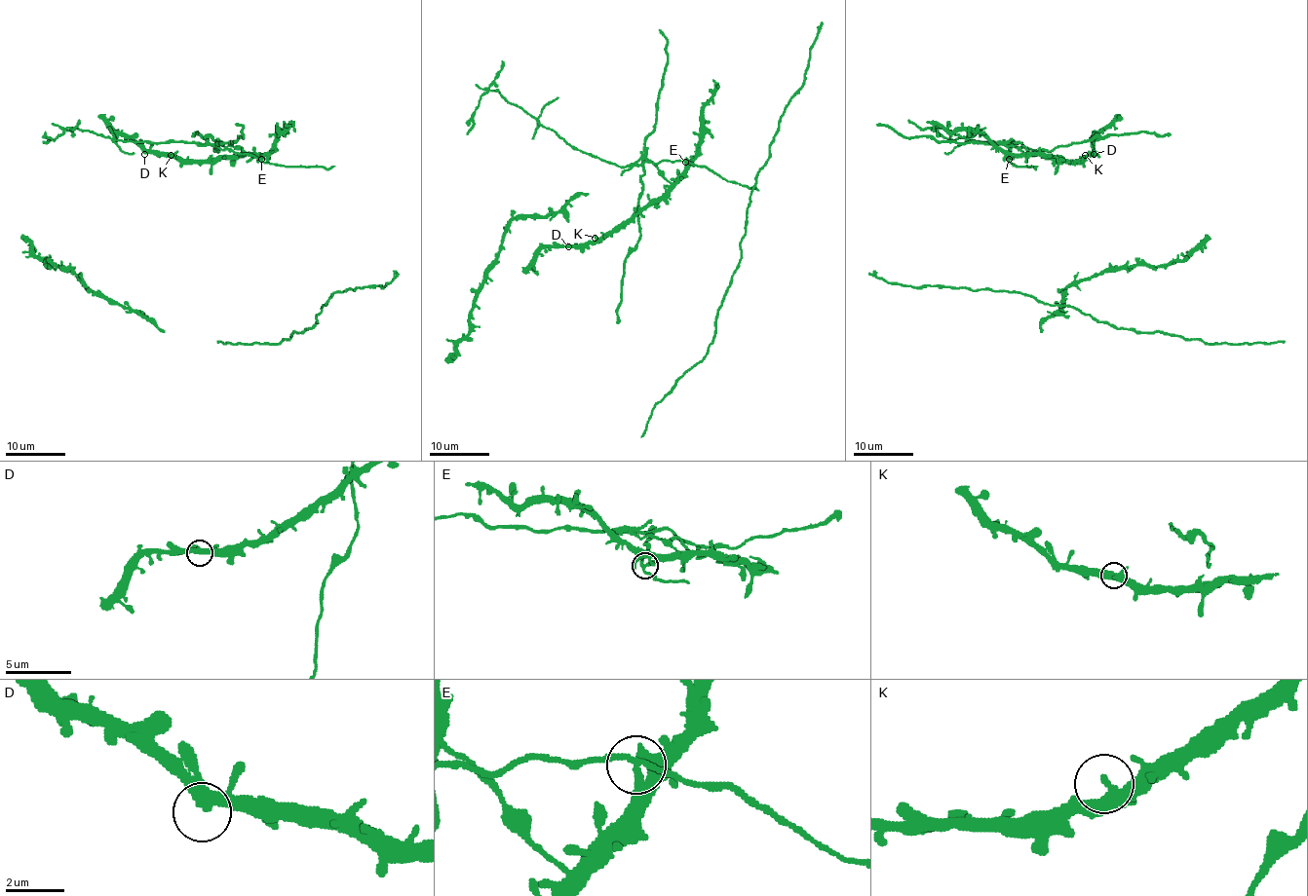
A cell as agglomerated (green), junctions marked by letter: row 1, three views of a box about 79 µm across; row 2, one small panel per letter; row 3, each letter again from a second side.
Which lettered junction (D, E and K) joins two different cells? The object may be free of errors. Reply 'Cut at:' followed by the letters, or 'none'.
Cut at: E

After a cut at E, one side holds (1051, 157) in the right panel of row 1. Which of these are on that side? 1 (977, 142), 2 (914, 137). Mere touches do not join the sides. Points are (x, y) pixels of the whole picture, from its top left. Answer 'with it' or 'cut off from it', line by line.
1: cut off from it
2: cut off from it

